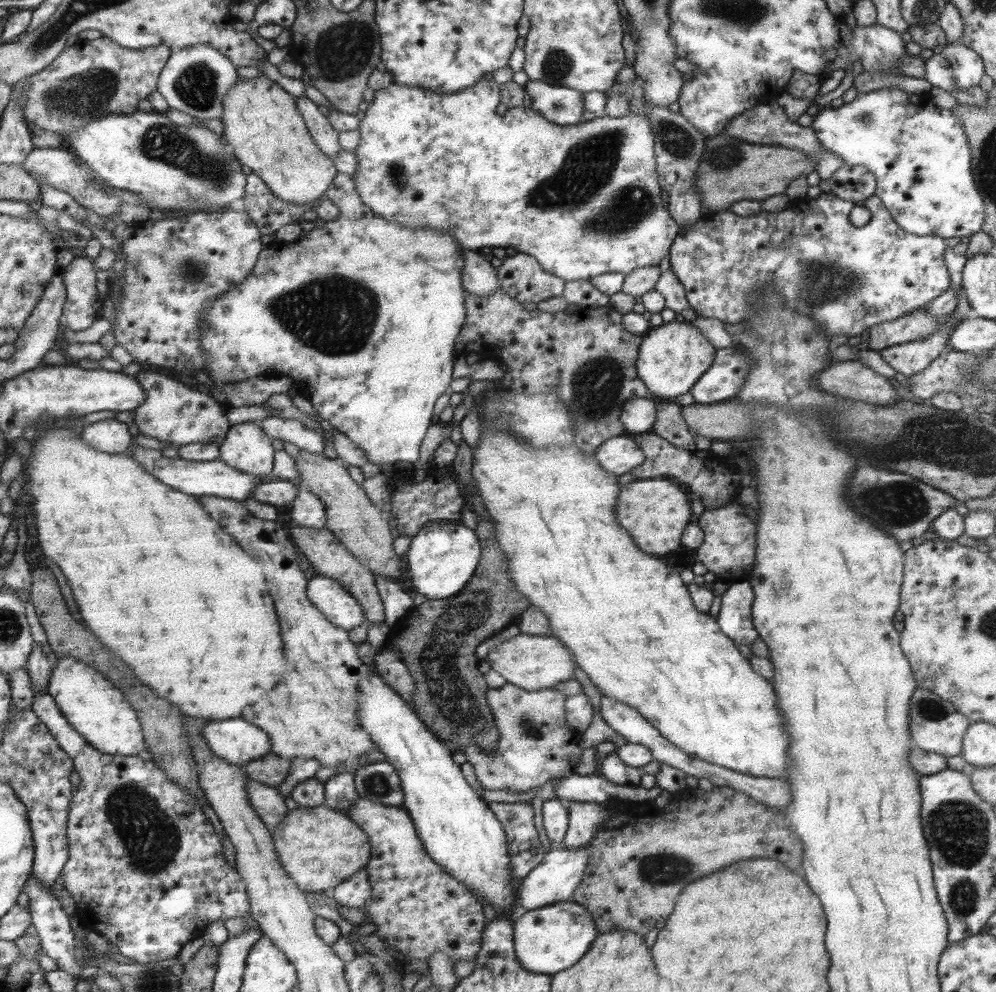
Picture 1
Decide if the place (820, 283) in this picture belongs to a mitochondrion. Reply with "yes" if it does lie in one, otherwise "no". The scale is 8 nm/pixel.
yes

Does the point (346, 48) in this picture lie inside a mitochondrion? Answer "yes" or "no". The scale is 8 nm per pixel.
yes

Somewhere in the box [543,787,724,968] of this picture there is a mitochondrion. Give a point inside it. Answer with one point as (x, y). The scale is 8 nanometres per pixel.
(658, 868)

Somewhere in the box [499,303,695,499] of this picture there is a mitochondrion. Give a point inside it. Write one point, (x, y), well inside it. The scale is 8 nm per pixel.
(596, 383)

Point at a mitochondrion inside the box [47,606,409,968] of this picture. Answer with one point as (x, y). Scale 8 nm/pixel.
(150, 837)

